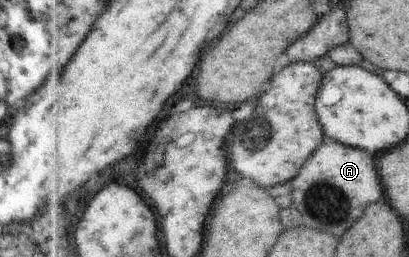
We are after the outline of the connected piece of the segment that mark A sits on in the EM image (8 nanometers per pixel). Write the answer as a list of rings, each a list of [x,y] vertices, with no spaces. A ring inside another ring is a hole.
[[[331,139],[324,141],[318,154],[306,162],[306,170],[302,170],[292,184],[294,205],[302,210],[304,222],[320,230],[330,230],[339,237],[361,221],[370,202],[378,202],[384,196],[383,182],[372,154]]]

